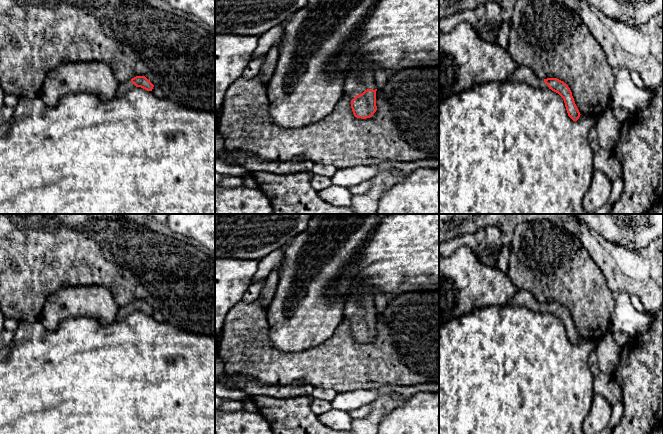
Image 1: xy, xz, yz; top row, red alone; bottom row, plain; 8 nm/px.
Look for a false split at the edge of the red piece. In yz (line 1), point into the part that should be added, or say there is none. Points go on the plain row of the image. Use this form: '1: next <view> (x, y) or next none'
1: next yz (526, 299)

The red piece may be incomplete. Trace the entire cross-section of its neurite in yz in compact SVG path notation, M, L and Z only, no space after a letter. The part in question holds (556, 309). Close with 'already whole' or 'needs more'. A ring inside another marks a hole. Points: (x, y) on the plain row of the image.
M518 291L511 299L509 305L526 307L534 312L551 313L563 322L568 340L573 345L579 343L581 338L575 328L572 316L568 309L563 305L557 302L542 304L529 291Z; needs more

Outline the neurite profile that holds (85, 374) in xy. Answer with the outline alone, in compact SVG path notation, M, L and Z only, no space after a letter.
M134 311L109 325L103 325L93 317L68 318L62 320L54 331L48 330L40 320L21 322L15 331L14 341L0 349L0 434L215 434L215 336L187 332L165 321L158 322L141 311Z

